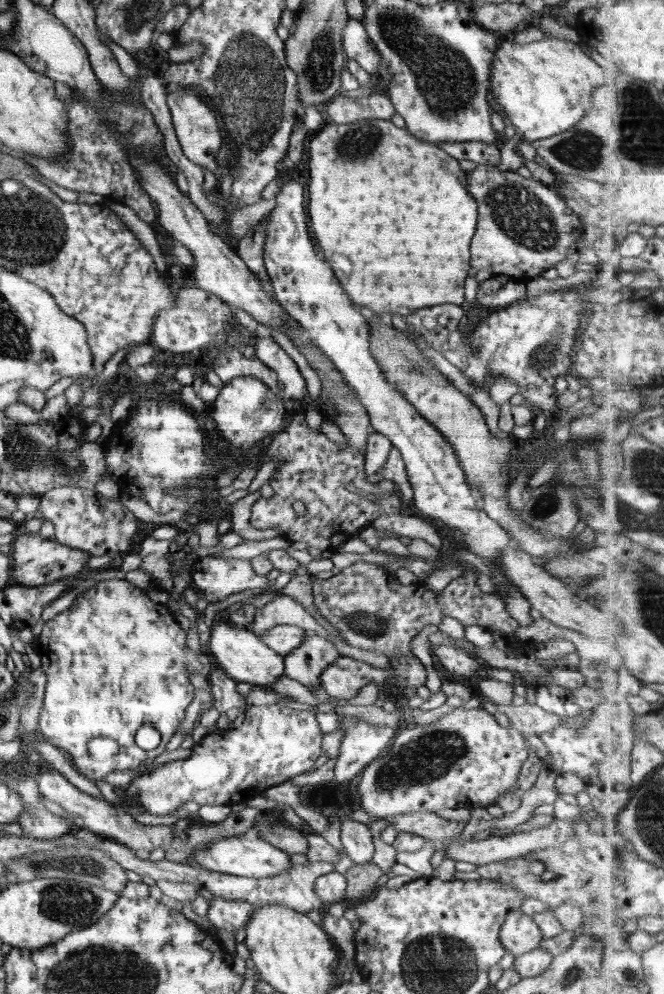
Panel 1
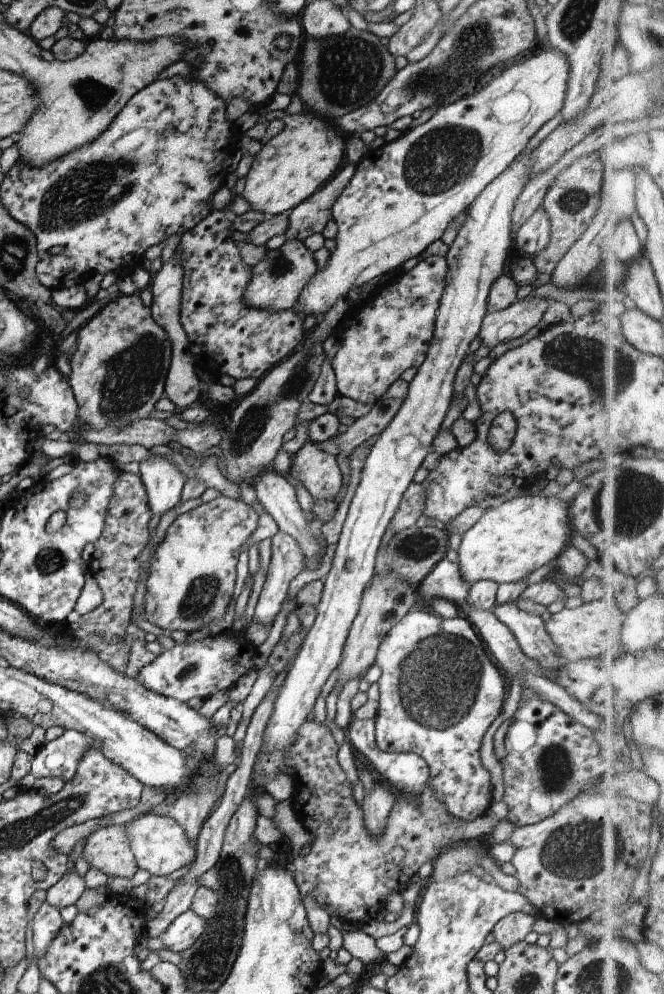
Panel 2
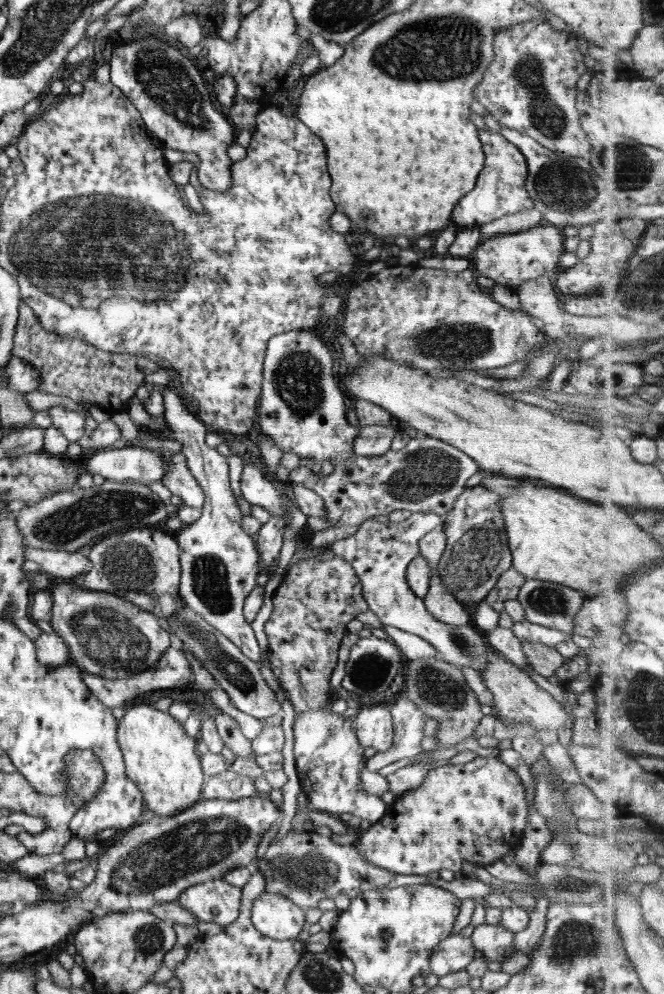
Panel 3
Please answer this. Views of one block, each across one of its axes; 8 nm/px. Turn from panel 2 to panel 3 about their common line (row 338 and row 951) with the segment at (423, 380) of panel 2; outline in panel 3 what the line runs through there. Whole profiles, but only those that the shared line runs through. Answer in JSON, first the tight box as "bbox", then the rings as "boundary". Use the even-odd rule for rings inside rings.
{"bbox":[431,933,475,978],"boundary":[[[460,933],[448,935],[431,952],[431,974],[440,978],[466,969],[474,960],[475,950],[471,937],[464,937]]]}

